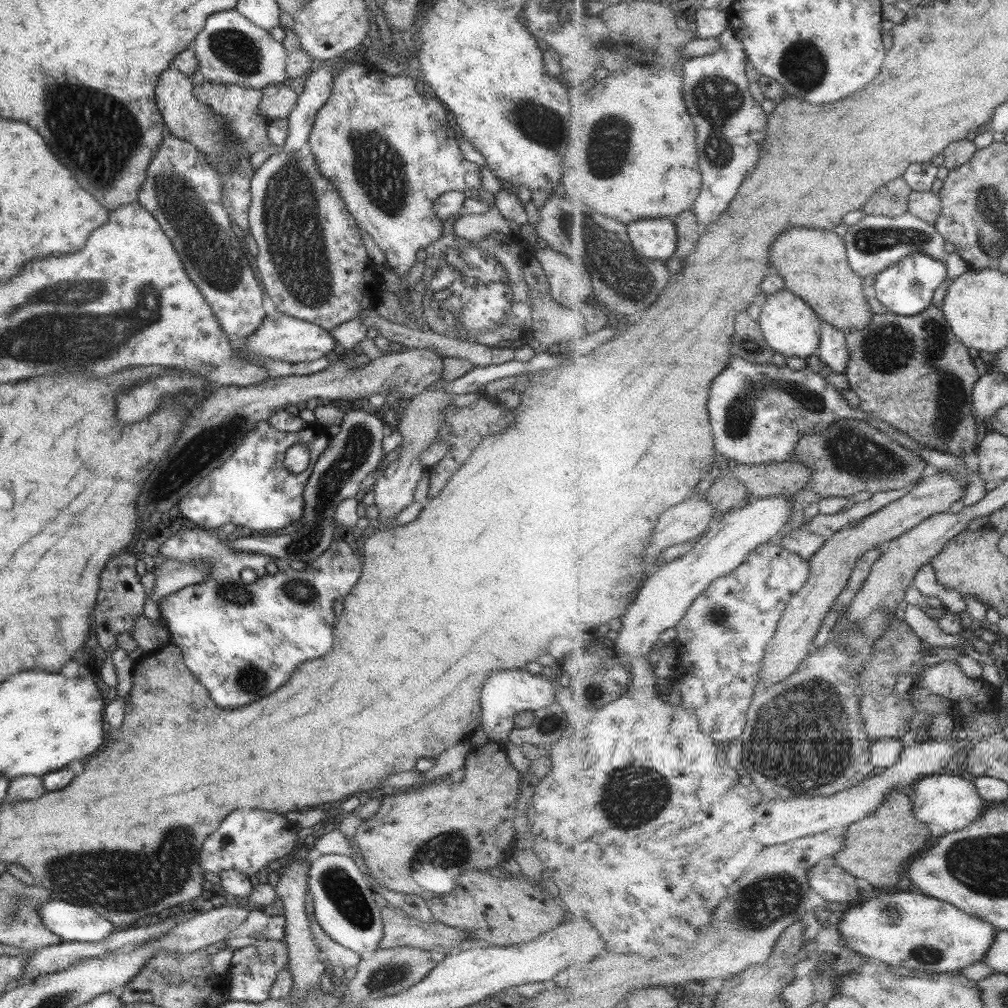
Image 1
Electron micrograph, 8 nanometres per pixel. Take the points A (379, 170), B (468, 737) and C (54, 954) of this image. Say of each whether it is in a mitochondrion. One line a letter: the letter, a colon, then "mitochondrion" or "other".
A: mitochondrion
B: other
C: other

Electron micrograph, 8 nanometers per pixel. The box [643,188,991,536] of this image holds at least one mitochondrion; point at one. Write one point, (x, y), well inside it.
(888, 347)

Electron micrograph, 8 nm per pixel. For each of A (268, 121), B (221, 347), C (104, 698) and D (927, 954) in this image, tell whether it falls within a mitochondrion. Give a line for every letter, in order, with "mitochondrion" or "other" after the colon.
A: other
B: other
C: other
D: mitochondrion

